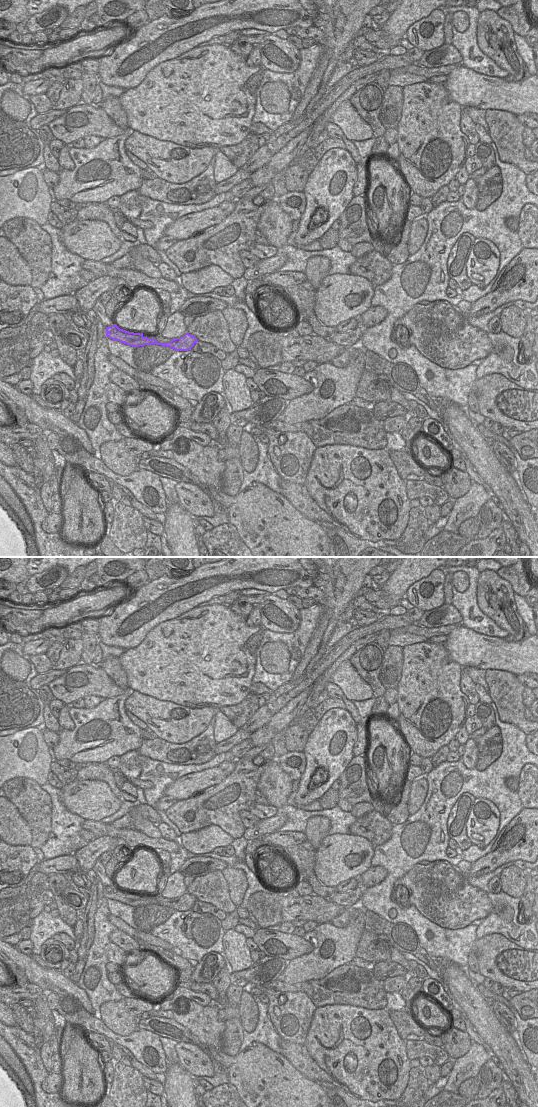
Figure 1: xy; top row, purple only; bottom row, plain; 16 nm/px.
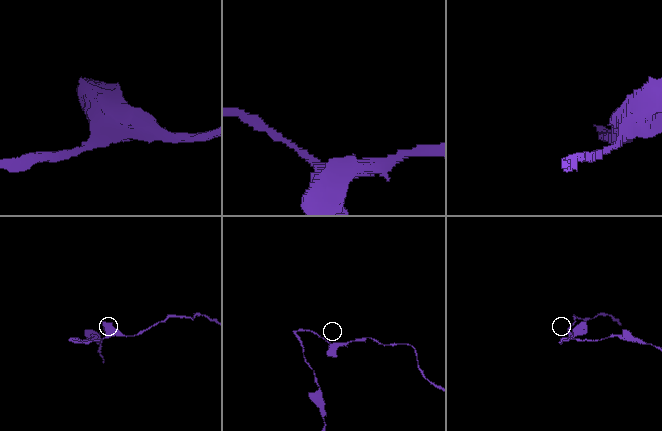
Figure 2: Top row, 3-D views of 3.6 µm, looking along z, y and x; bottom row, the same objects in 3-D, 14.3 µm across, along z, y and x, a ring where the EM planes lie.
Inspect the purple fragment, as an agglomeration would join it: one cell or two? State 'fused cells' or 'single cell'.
fused cells

